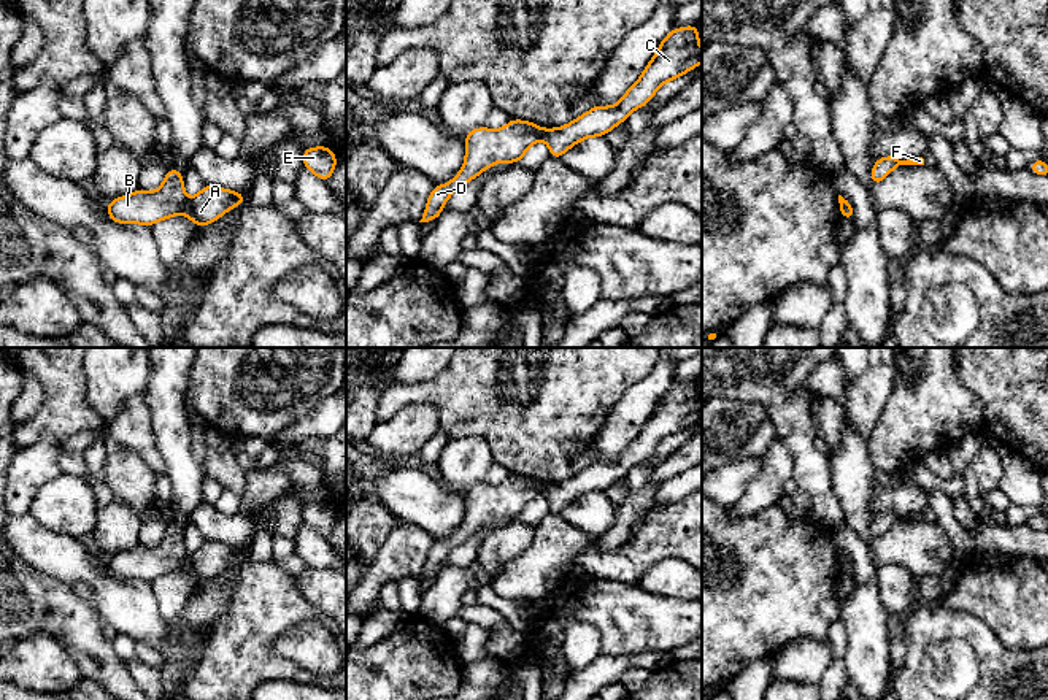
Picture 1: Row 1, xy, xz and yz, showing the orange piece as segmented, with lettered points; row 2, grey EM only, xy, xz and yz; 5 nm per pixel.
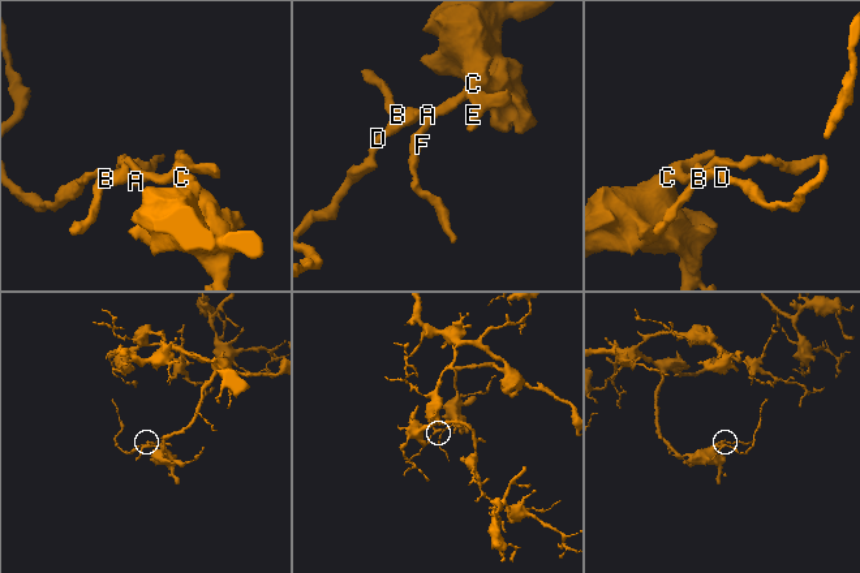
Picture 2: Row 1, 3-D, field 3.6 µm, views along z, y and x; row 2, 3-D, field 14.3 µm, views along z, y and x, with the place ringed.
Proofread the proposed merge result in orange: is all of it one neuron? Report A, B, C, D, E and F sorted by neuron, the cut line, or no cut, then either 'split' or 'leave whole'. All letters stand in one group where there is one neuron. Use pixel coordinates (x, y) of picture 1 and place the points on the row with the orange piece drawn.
A C E F / B D; cut in xy along (188, 200), (183, 211); split

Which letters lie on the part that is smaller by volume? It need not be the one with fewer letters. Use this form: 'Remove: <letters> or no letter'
Remove: B, D

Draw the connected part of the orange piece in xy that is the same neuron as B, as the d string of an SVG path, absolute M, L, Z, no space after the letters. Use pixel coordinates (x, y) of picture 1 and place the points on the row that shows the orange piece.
M170 168L162 186L154 192L137 189L106 205L106 213L118 224L154 225L159 221L184 213L187 197L183 184L183 173Z

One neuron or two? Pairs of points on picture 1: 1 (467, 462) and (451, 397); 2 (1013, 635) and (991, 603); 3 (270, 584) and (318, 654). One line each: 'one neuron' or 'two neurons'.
1: two neurons
2: one neuron
3: two neurons

